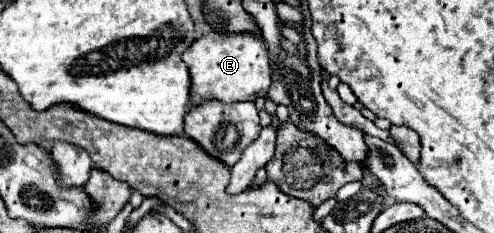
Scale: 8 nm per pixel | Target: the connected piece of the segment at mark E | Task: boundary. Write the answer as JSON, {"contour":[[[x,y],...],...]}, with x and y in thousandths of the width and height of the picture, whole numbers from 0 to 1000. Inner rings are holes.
{"contour":[[[423,142],[411,150],[366,236],[387,296],[387,451],[403,451],[411,425],[447,425],[451,442],[472,433],[516,433],[545,399],[549,373],[549,262],[545,193],[528,150],[516,142]]]}

